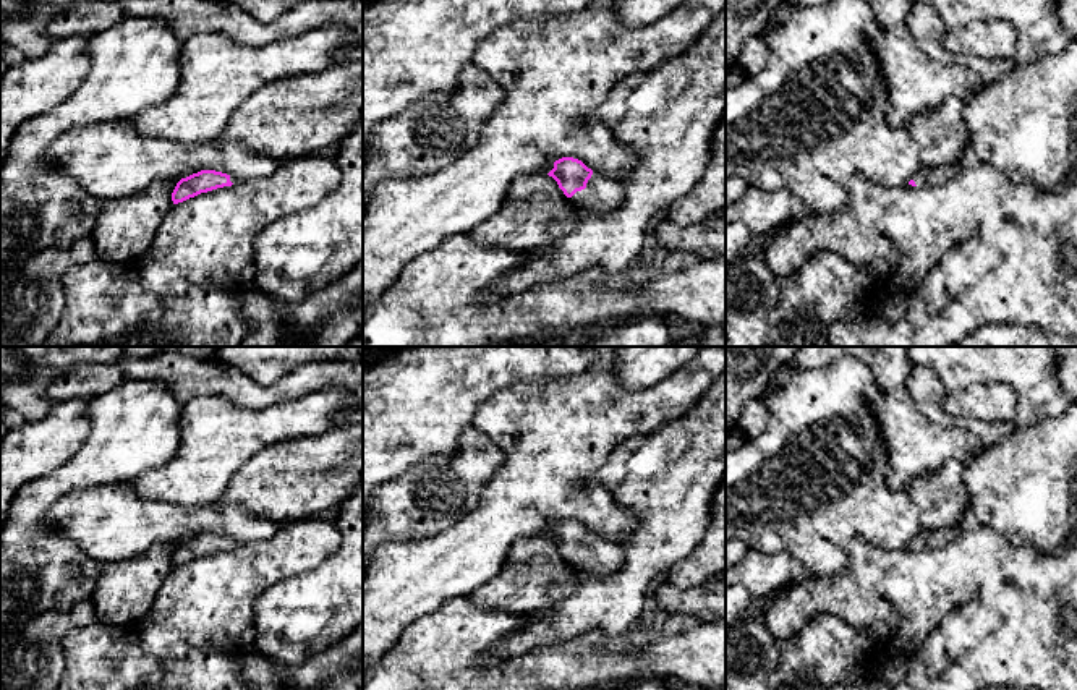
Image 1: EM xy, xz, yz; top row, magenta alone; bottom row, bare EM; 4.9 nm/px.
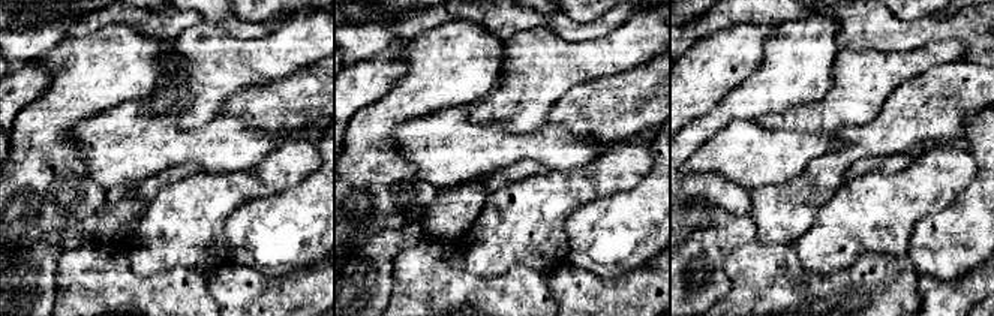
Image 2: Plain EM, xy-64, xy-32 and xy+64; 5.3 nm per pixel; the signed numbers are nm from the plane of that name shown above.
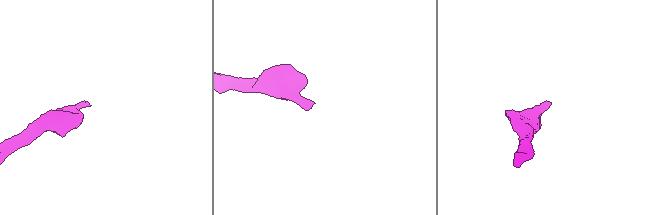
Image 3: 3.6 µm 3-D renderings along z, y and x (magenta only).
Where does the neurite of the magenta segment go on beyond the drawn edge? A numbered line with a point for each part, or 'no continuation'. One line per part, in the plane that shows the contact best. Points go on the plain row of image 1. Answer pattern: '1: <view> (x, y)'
1: xz (603, 557)

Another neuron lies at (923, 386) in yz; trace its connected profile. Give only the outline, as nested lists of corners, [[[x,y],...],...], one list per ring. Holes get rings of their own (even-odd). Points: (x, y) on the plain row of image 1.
[[[913,366],[907,377],[907,390],[931,423],[941,428],[954,428],[959,424],[959,418],[949,415],[943,407],[946,389],[933,369]]]

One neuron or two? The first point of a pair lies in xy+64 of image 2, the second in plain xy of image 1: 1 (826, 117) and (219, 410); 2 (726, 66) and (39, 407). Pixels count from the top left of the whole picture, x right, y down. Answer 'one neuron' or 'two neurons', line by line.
1: one neuron
2: two neurons

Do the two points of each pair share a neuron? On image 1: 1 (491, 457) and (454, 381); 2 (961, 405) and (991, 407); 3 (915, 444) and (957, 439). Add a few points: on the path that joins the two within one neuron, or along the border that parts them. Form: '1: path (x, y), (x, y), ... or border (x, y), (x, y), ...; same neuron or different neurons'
1: border (472, 426), (462, 434), (459, 446), (446, 455); different neurons
2: path (969, 405), (983, 405); same neuron
3: path (925, 444), (948, 444); same neuron

